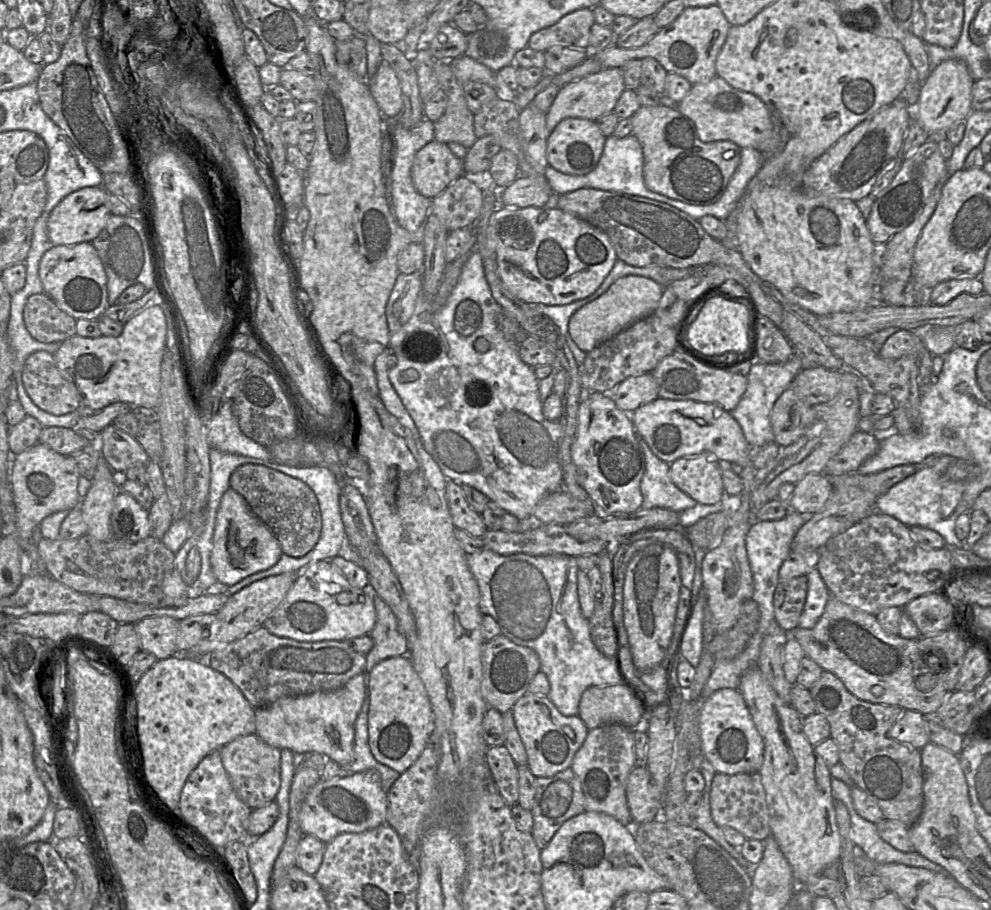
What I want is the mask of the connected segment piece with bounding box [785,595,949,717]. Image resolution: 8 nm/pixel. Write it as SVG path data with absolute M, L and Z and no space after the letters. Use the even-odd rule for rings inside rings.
M832 595L826 604L824 613L822 614L819 621L813 628L805 629L805 628L801 628L798 626L795 629L793 629L792 631L785 632L785 633L788 633L789 635L791 635L793 638L796 639L796 641L800 644L800 646L802 647L802 649L807 657L811 658L814 662L816 662L824 671L831 672L835 676L837 676L842 681L842 683L845 685L847 690L851 694L853 694L855 697L857 697L858 699L868 701L871 703L875 703L875 704L898 706L904 710L914 710L914 711L918 711L918 712L922 713L923 715L925 715L927 717L932 717L932 716L935 716L935 714L940 709L940 707L946 700L947 696L949 695L949 692L945 688L945 678L946 678L947 672L948 672L948 661L947 661L946 656L943 651L941 651L940 649L927 649L927 650L924 650L923 652L921 652L921 658L923 660L923 663L926 666L928 666L931 670L928 673L932 673L936 677L936 684L935 684L934 688L928 692L919 691L915 686L915 679L913 677L913 669L915 668L915 661L917 660L917 656L919 655L919 640L918 639L905 639L905 638L901 638L899 635L895 636L895 635L888 634L887 632L885 632L883 630L880 623L876 619L875 615L872 615L867 612L861 611L859 609L853 608L853 607L841 602L840 600L838 600L836 597L834 597ZM875 685L879 685L879 686L883 687L884 693L882 695L876 696L871 692L871 687L875 686Z

